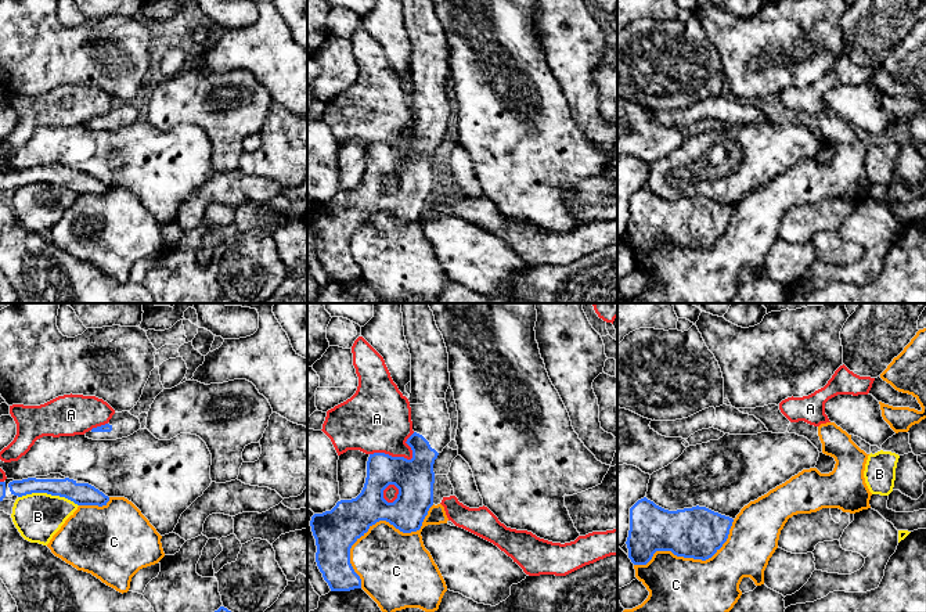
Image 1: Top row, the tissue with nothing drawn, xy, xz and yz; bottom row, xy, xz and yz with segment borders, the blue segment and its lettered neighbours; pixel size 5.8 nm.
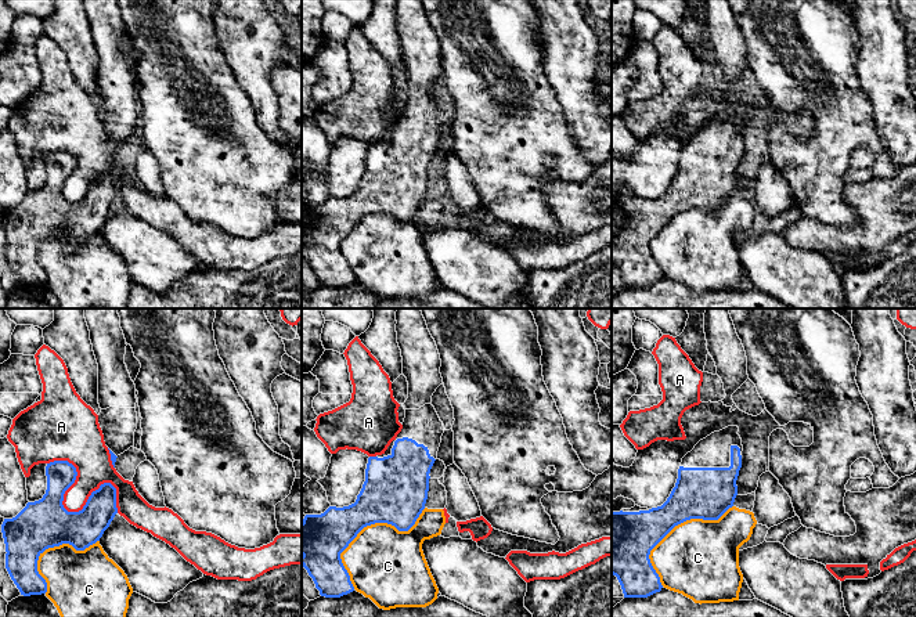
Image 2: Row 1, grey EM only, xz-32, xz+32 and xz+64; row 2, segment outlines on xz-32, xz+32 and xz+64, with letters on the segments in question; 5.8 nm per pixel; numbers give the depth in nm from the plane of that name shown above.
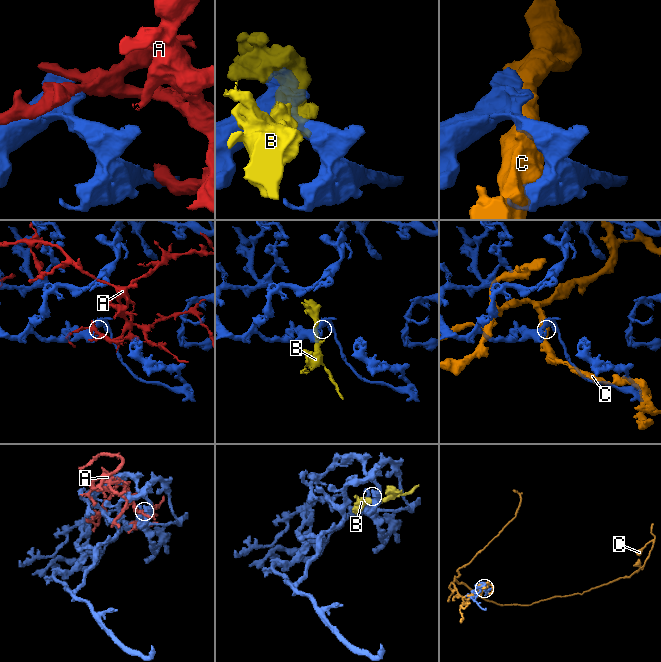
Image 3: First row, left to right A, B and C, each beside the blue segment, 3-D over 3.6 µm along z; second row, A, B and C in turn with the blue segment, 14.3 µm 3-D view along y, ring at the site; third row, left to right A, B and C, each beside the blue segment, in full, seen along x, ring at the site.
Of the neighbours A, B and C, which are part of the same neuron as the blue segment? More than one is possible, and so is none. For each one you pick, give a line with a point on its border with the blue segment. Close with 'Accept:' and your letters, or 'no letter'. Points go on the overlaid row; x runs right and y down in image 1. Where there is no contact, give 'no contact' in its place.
Accept: no letter

